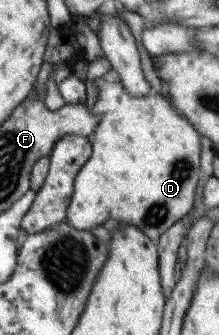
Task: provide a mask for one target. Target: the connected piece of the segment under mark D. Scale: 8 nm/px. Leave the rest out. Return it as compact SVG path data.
M111 78L97 79L97 97L93 112L99 114L98 124L90 136L91 155L79 169L73 182L71 203L67 207L69 227L90 231L105 221L123 221L139 227L155 244L159 237L191 210L197 181L201 178L199 153L200 135L194 127L172 109L167 97L151 91L143 97L131 97Z

